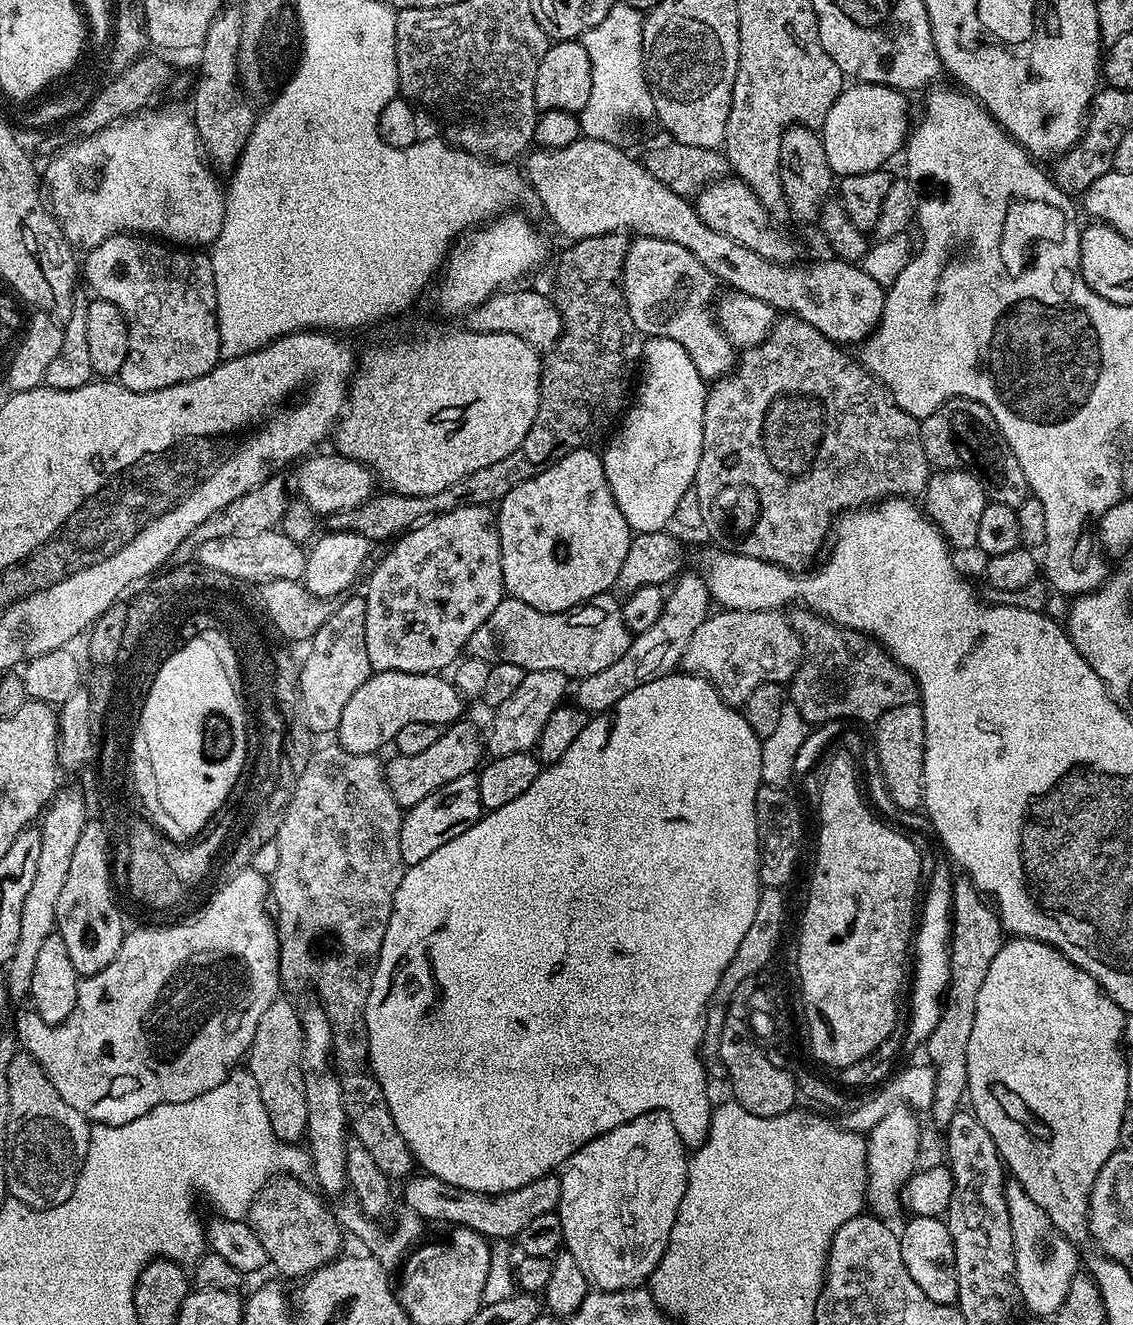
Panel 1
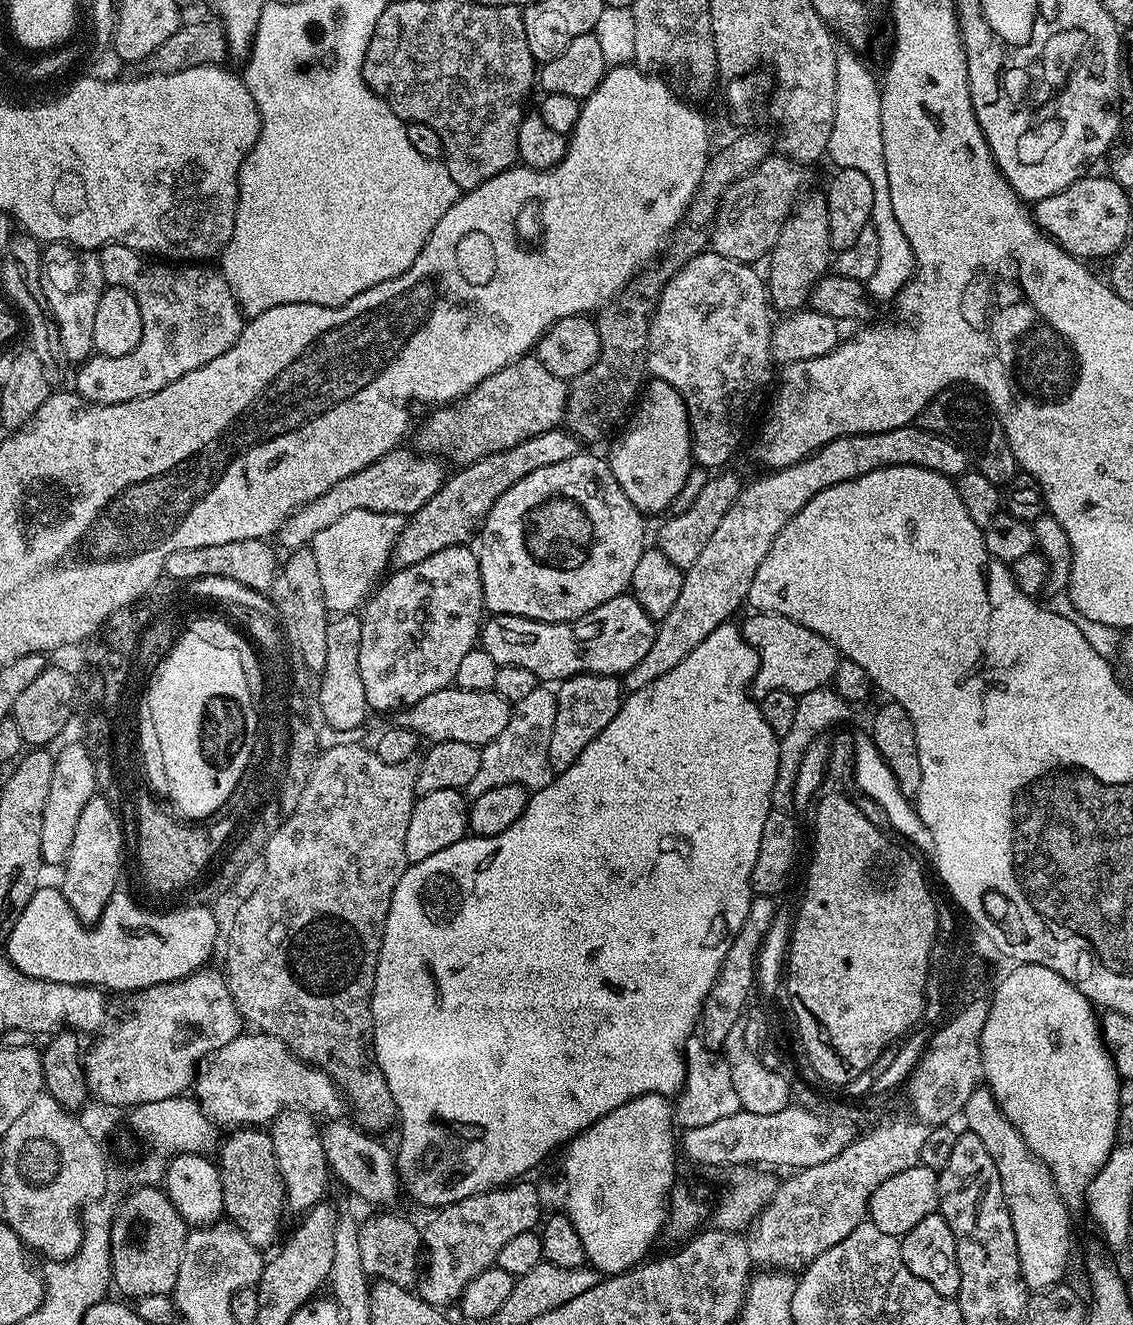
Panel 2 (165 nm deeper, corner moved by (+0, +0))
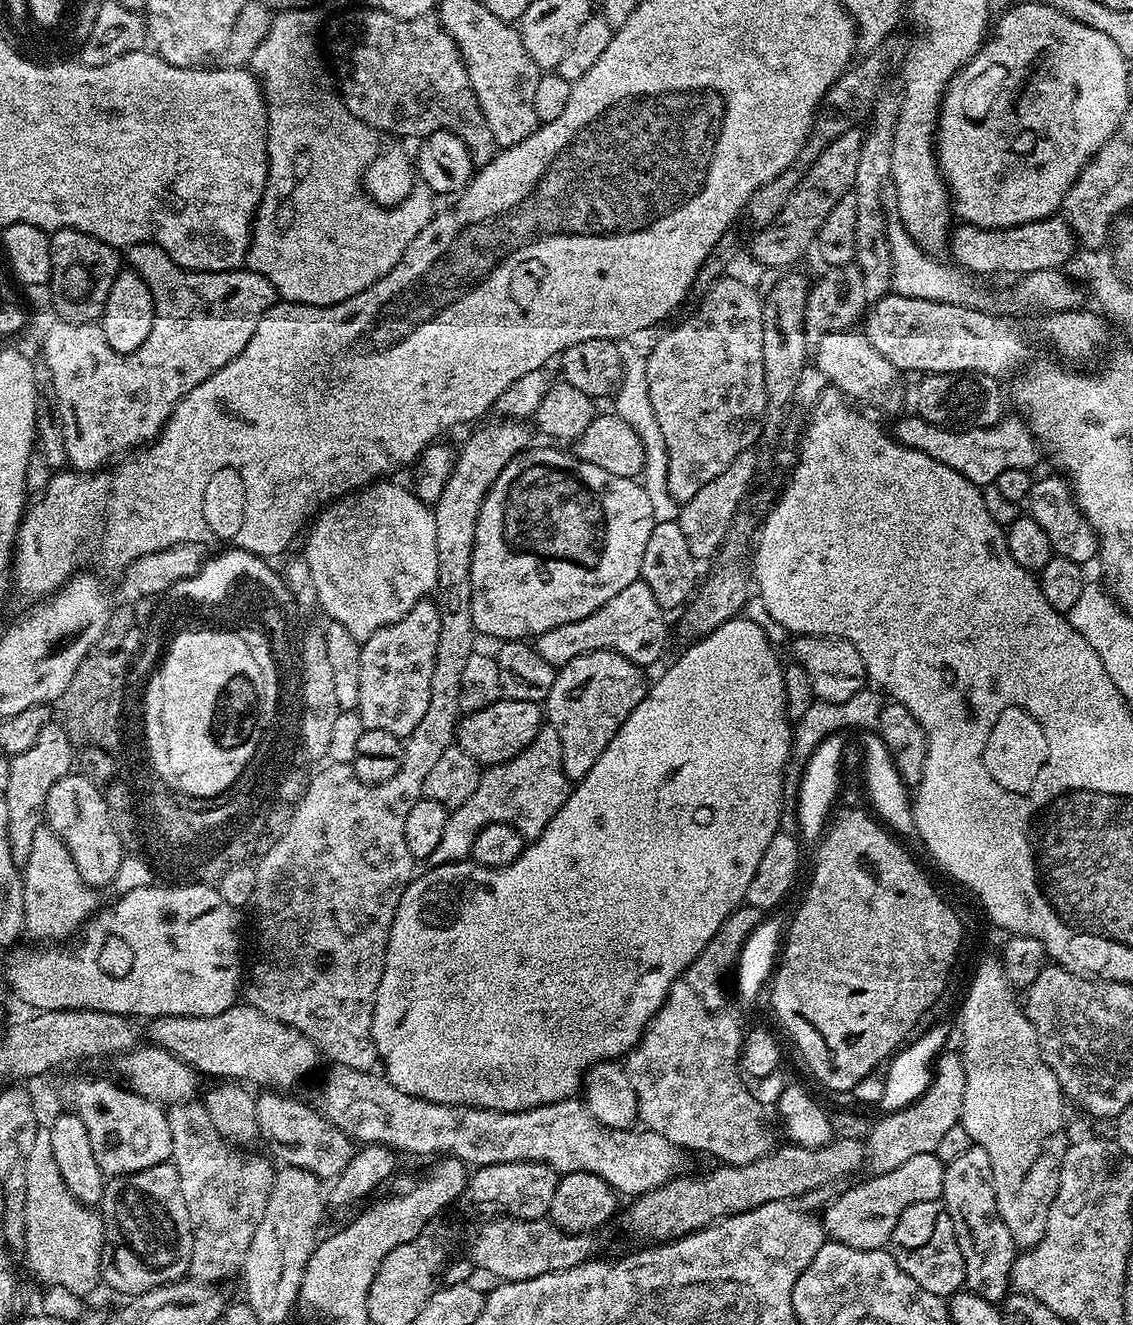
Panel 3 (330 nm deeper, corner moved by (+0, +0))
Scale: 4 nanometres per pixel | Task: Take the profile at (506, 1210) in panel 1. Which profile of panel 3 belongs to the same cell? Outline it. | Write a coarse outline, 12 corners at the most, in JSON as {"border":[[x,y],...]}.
{"border":[[256,1096],[259,1139],[281,1165],[324,1182],[354,1141],[324,1113],[284,1096]]}

